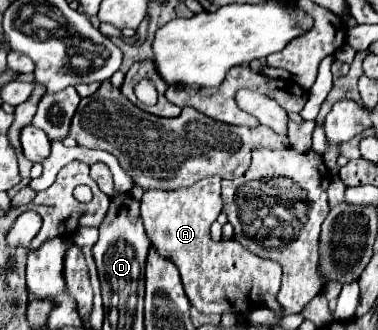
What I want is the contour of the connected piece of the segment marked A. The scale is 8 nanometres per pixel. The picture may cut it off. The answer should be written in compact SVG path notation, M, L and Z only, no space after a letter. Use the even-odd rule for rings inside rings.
M206 177L190 187L174 191L148 189L142 195L142 219L146 235L160 257L168 257L180 271L182 285L190 305L200 313L240 313L252 309L254 299L260 293L276 295L281 284L281 267L269 259L263 259L244 249L234 241L214 243L210 239L212 217L220 215L220 177ZM226 299L234 299L228 303Z

